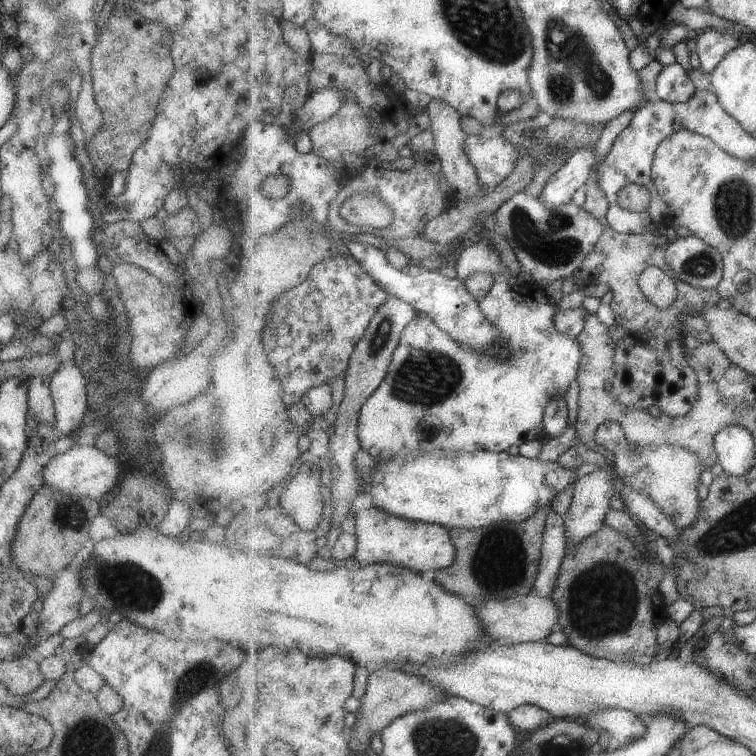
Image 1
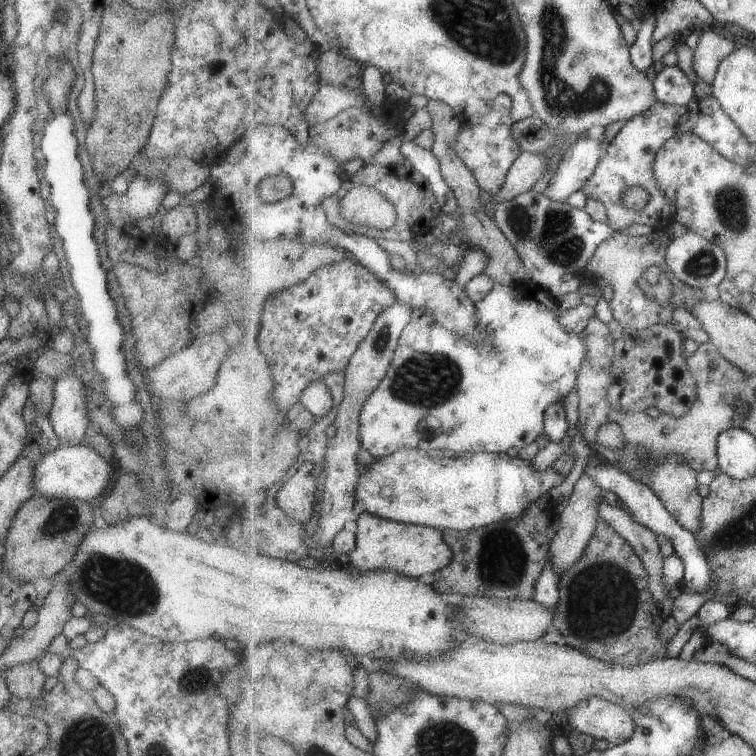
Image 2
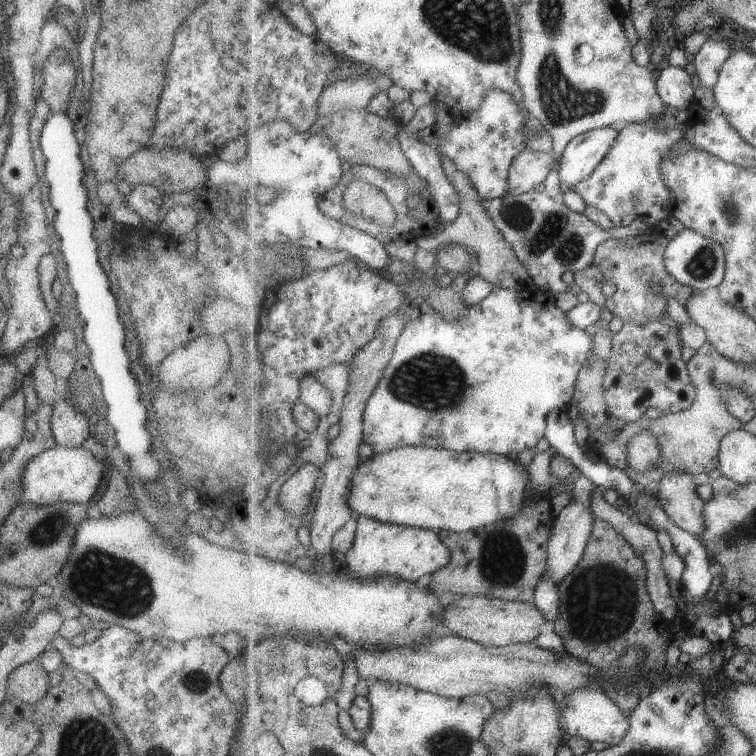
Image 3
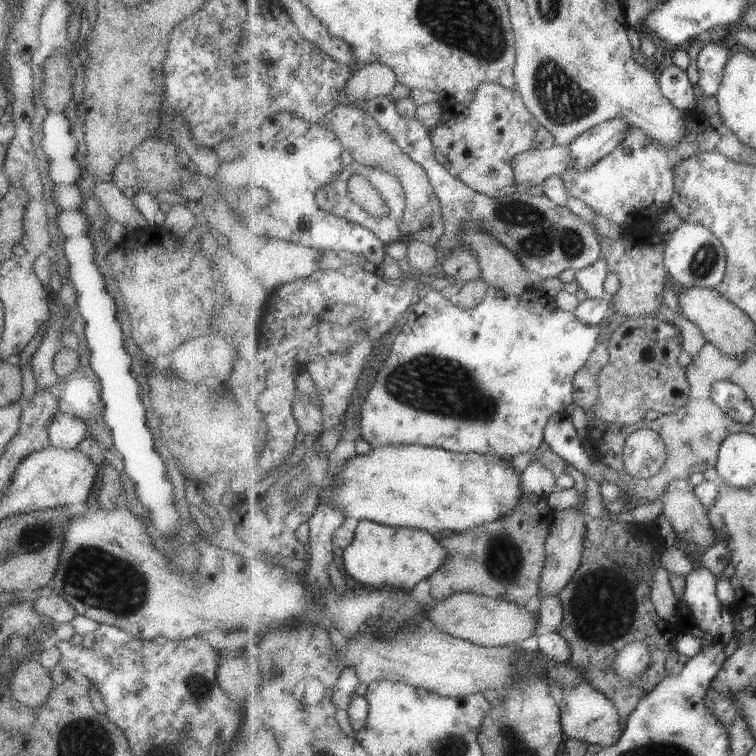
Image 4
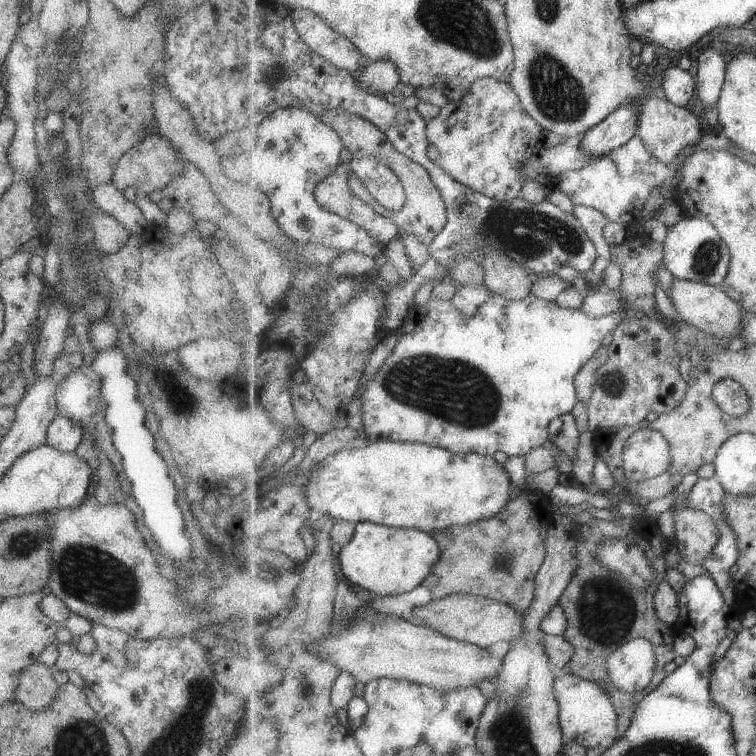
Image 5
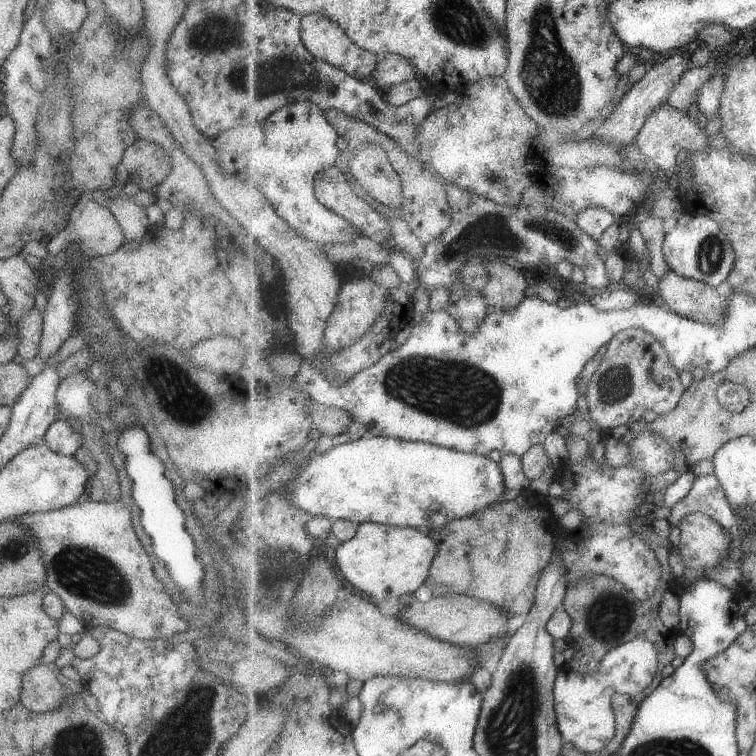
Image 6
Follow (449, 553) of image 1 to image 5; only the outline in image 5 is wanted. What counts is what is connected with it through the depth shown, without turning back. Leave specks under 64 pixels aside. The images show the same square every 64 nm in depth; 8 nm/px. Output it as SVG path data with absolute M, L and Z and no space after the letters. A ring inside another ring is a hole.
M369 521L357 525L354 539L341 548L340 568L353 584L374 592L376 598L402 595L417 588L442 558L442 548L435 537L419 529L404 529Z

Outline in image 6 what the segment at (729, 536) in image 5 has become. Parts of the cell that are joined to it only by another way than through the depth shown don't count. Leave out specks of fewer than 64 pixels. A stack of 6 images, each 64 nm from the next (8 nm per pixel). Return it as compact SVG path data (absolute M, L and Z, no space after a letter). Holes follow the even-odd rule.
M714 472L708 475L699 475L695 479L691 492L689 492L689 494L671 510L670 515L667 517L668 523L672 527L680 526L682 518L685 518L685 516L689 513L694 512L709 515L711 518L714 518L717 522L719 522L721 526L724 526L724 530L727 529L731 533L732 539L731 544L729 544L729 554L727 554L727 558L723 558L723 560L721 560L721 562L713 568L727 569L728 567L732 567L734 564L738 564L743 555L743 538L740 530L741 524L735 510L733 510L730 505L730 500L726 495L726 490L724 489L722 482Z

